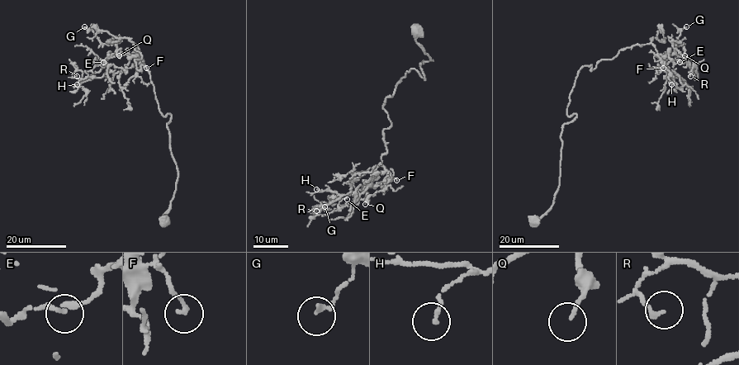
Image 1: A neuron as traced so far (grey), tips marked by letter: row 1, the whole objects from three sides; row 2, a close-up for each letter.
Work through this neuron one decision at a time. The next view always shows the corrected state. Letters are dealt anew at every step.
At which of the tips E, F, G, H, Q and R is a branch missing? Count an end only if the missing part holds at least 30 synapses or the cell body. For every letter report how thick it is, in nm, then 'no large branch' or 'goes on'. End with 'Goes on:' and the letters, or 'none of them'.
E: calibre 160 nm; no large branch
F: calibre 180 nm; no large branch
G: calibre 150 nm; no large branch
H: calibre 160 nm; no large branch
Q: calibre 120 nm; no large branch
R: calibre 150 nm; no large branch
Goes on: none of them

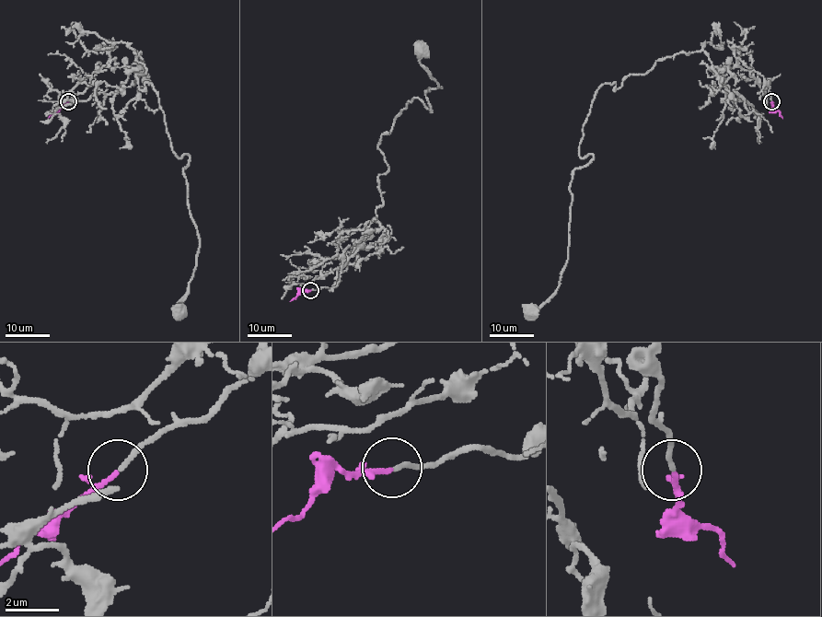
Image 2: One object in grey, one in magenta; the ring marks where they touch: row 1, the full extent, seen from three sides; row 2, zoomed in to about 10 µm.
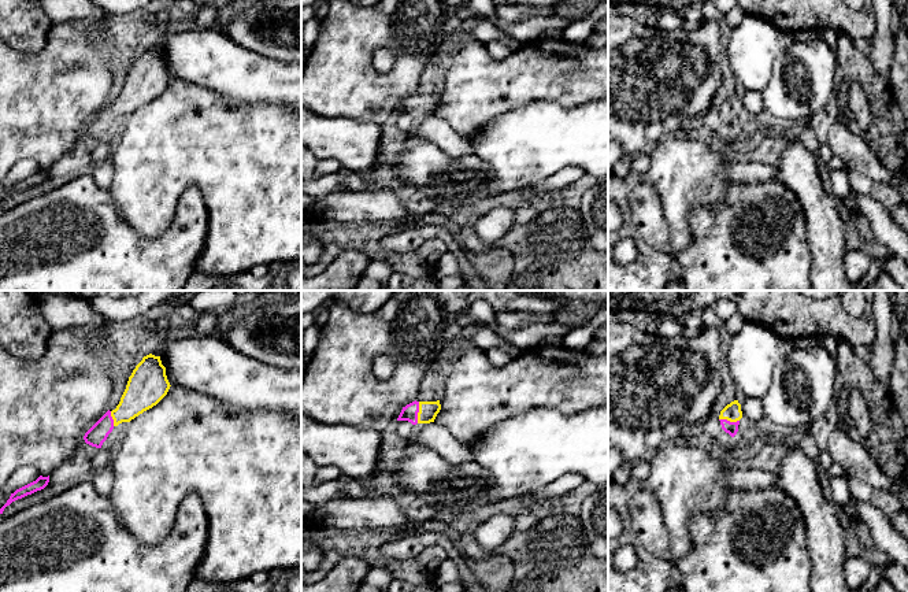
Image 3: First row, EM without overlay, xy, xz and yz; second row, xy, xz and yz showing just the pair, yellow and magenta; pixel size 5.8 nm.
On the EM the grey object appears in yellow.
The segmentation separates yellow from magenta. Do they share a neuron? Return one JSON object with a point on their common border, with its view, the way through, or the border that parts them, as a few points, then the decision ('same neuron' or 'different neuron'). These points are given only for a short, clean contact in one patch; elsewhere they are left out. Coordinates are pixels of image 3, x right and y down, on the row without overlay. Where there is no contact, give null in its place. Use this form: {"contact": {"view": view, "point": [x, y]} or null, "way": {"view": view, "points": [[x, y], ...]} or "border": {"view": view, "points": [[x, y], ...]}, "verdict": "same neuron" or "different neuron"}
{"contact": {"view": "xz", "point": [418, 106]}, "way": {"view": "xz", "points": [[427, 103], [418, 106], [410, 106]]}, "verdict": "same neuron"}

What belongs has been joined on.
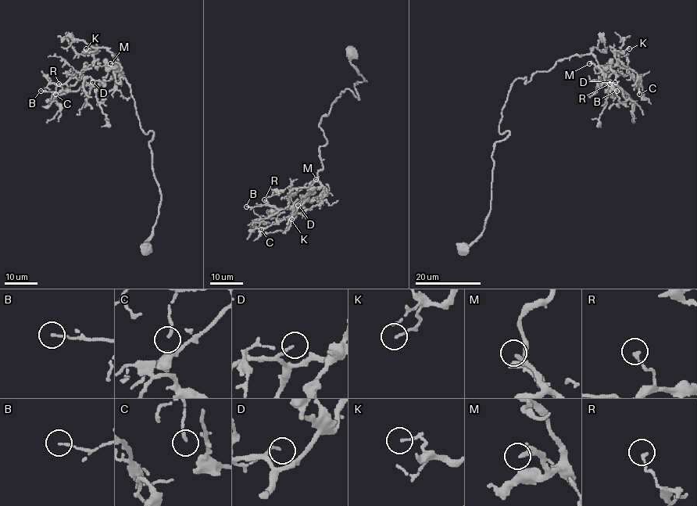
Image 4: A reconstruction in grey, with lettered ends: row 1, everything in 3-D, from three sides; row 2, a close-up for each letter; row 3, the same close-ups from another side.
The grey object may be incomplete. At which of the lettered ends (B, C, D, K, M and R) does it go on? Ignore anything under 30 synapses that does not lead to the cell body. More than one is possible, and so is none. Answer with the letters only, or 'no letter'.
M

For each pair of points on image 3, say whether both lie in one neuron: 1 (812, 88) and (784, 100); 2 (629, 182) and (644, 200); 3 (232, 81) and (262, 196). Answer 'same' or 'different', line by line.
1: same
2: different
3: different

